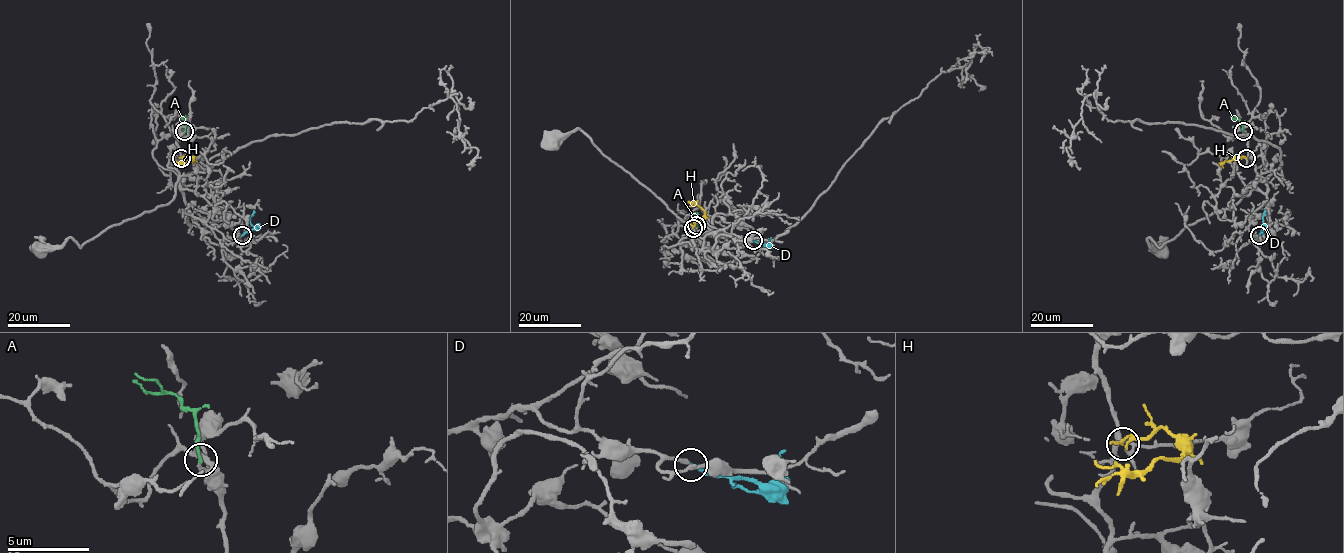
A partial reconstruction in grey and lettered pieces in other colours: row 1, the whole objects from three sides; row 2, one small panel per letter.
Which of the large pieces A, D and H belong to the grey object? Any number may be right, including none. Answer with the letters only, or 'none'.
D

